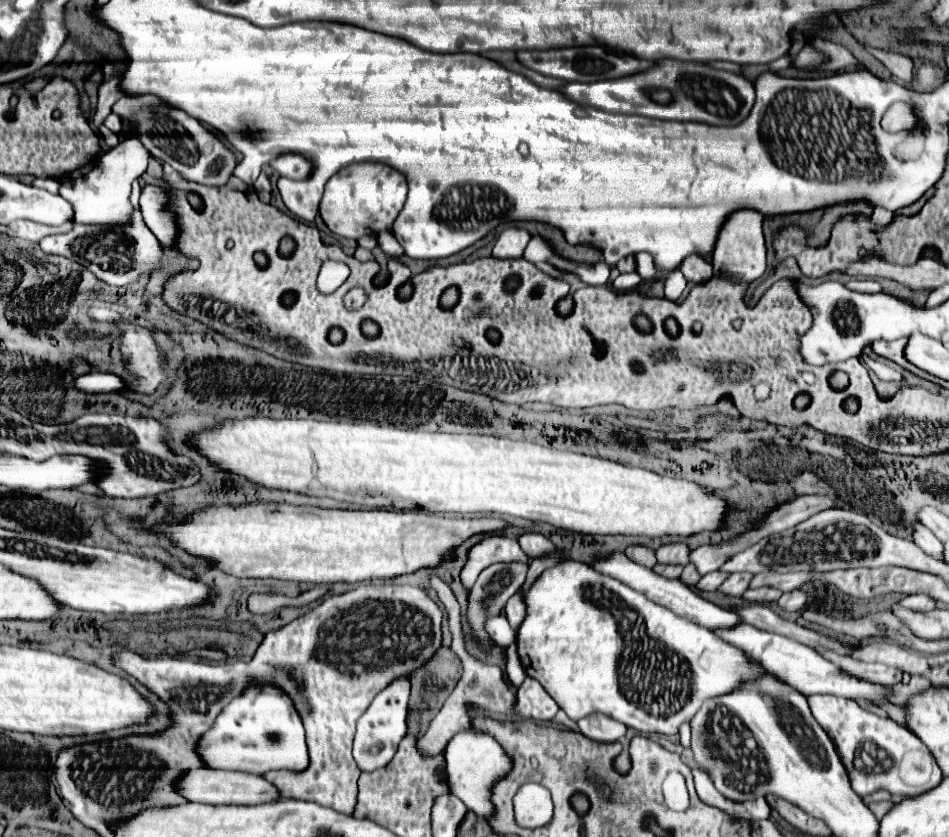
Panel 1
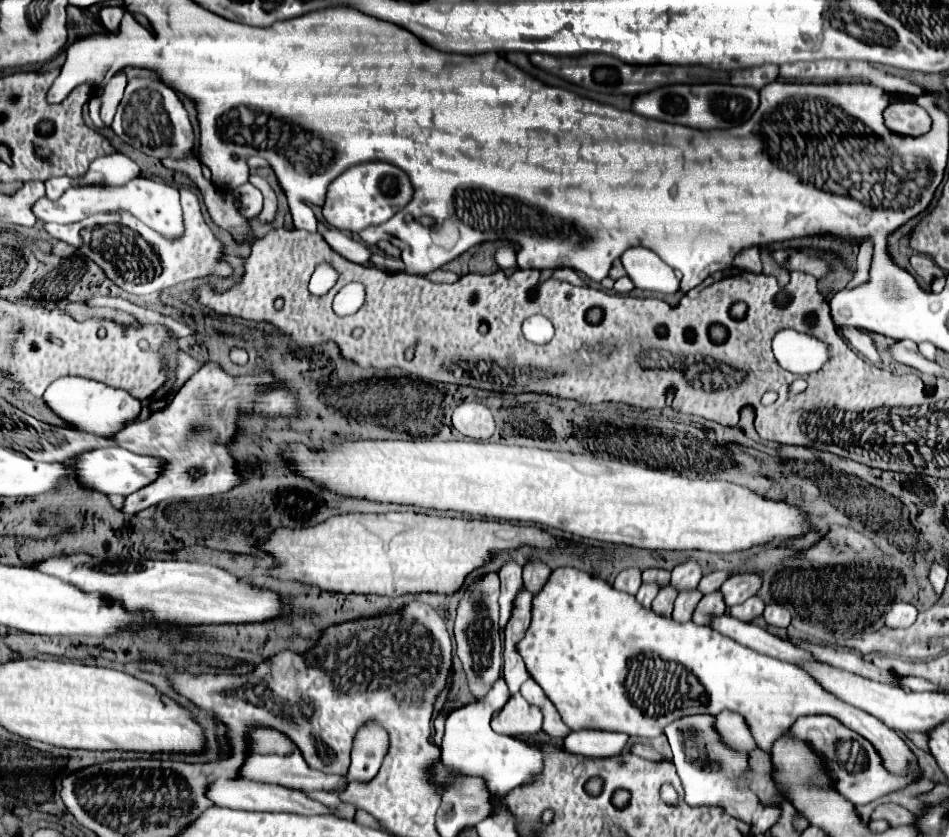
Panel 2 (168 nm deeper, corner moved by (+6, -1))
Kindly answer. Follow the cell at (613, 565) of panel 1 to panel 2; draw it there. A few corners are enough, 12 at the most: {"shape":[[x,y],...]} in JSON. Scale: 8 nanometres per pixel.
{"shape":[[730,614],[710,628],[784,662],[814,660],[794,644]]}

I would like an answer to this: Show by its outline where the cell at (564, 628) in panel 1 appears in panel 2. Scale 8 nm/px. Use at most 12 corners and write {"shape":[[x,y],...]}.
{"shape":[[556,568],[518,644],[570,730],[656,738],[734,710],[760,750],[830,714],[898,732],[798,666]]}

